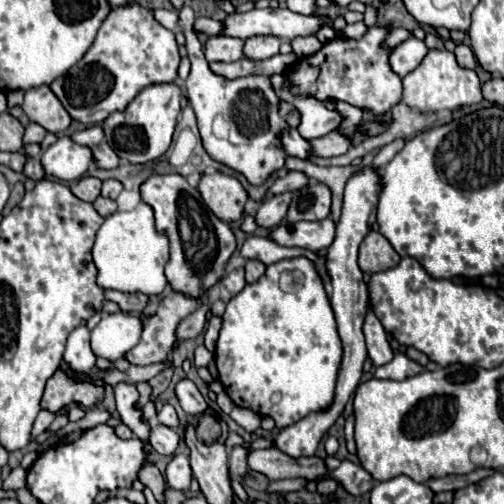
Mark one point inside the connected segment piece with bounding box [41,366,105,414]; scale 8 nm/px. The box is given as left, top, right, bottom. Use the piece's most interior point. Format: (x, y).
(62, 389)

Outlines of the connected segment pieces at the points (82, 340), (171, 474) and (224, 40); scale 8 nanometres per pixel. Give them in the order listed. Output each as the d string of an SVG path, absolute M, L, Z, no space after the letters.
M85 324L77 326L69 334L67 338L67 350L65 350L63 360L79 376L83 376L83 374L87 374L89 370L95 368L95 354L91 352L91 346L89 346L89 330L87 330Z
M175 454L167 466L167 482L173 490L189 490L191 484L191 466L189 454Z
M211 36L205 44L209 62L235 62L243 58L243 40L231 36Z

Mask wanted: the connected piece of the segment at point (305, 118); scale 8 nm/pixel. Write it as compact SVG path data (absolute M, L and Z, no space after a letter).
M311 98L311 100L305 100L305 104L301 108L299 132L307 140L313 140L313 138L319 138L319 136L325 136L325 134L337 130L343 120L345 120L345 116L339 110L329 110L321 102Z

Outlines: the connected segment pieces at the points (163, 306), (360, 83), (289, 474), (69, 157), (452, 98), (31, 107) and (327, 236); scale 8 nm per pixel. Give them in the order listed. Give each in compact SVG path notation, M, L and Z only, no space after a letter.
M177 292L163 298L159 308L141 320L143 324L141 340L125 354L125 360L135 366L163 362L173 352L173 346L177 340L177 326L203 300L205 298L189 300L187 296L181 296Z
M369 28L361 40L335 38L313 56L297 60L285 70L293 94L303 100L305 96L315 96L317 100L347 100L359 108L369 108L377 118L391 112L391 108L401 100L401 78L389 68L389 48L383 48L385 28Z
M277 448L267 450L251 450L247 456L247 466L253 472L265 474L269 480L283 480L283 478L305 478L305 480L319 480L329 474L325 460L311 456L311 458L289 458Z
M61 136L53 146L47 148L47 152L43 152L41 164L49 176L69 182L81 178L87 168L95 164L95 158L91 148L73 142L69 136Z
M429 50L423 62L403 78L403 102L419 112L439 112L445 108L459 108L479 104L483 100L481 82L469 68L457 64L455 54L449 50Z
M37 86L27 90L21 108L31 122L37 122L39 126L43 126L47 132L53 134L67 130L71 124L71 116L61 106L57 96L53 96L49 86Z
M325 218L319 222L281 224L271 232L271 240L281 246L299 246L307 250L327 250L335 240L335 220Z

